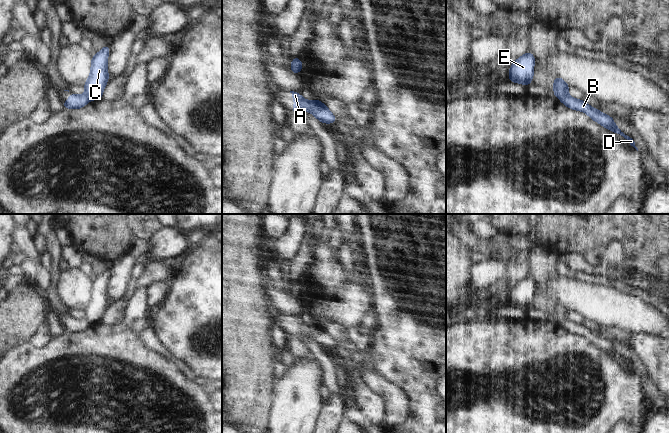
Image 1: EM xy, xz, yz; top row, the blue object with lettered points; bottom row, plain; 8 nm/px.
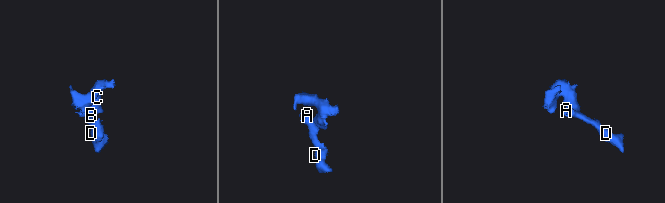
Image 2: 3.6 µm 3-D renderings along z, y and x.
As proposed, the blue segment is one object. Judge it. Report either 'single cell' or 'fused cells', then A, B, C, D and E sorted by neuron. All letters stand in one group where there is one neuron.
fused cells | A B D / C E

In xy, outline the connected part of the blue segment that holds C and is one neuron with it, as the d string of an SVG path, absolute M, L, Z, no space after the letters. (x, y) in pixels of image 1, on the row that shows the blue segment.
M105 45L91 60L91 73L84 85L85 95L89 100L102 98L103 90L109 79L109 74L107 72L109 51L109 46Z

